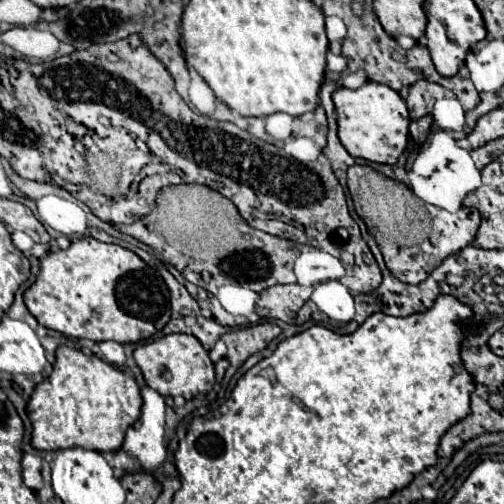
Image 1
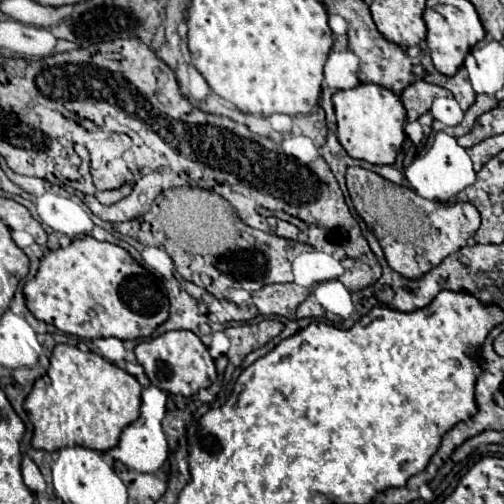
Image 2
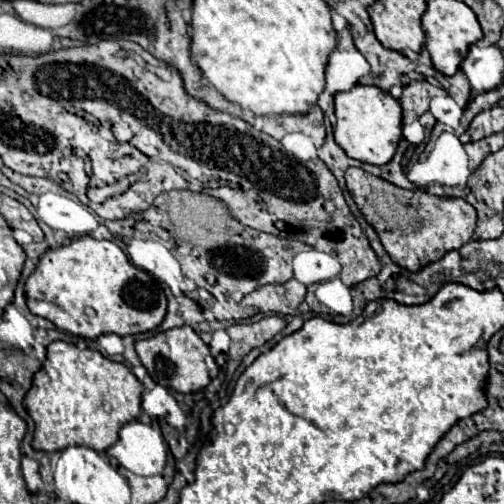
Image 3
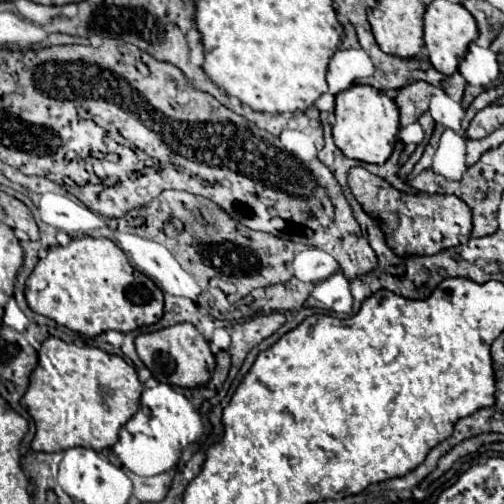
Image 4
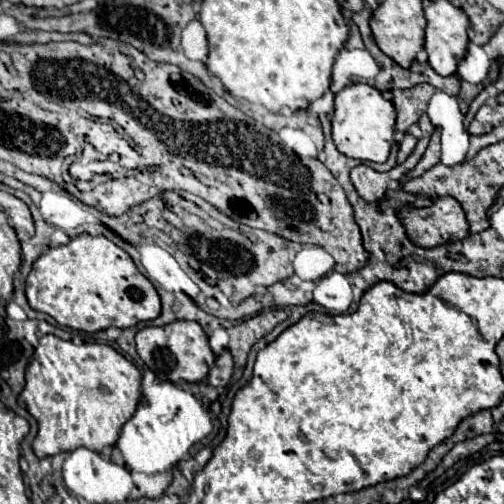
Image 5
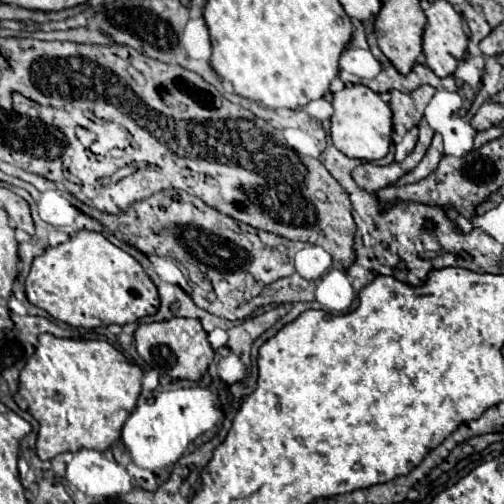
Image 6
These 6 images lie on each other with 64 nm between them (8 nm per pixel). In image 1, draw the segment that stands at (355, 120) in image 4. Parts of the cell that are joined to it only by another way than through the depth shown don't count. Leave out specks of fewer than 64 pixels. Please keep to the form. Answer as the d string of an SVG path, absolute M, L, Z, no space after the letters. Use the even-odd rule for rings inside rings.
M366 82L356 90L336 88L332 100L338 114L338 136L350 156L380 164L398 162L398 156L408 146L410 116L404 98L396 90L378 82Z

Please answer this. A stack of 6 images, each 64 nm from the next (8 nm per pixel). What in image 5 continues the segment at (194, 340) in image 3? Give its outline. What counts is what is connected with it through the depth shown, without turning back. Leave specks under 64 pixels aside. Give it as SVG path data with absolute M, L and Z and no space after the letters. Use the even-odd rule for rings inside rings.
M178 320L176 324L166 326L148 326L136 334L136 350L144 364L160 378L170 382L202 382L208 376L210 366L214 364L214 352L208 344L208 336L196 322Z

